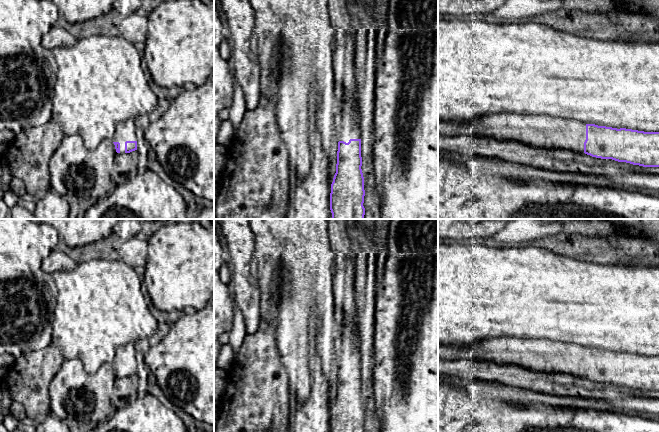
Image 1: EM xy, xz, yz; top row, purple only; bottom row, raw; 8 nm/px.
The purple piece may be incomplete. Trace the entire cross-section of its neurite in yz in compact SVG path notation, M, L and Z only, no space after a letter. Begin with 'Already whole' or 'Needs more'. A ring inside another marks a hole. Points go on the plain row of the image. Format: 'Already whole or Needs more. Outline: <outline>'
Needs more. Outline: M533 338L485 339L475 350L462 345L438 344L440 360L482 357L502 365L519 365L536 373L557 372L643 391L659 391L659 356L617 353Z

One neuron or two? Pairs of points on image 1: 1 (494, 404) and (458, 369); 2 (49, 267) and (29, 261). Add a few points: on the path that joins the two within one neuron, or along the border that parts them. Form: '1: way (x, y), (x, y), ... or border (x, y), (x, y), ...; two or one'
1: border (465, 382), (473, 384); two
2: border (56, 248), (42, 261), (42, 269), (48, 274); two

